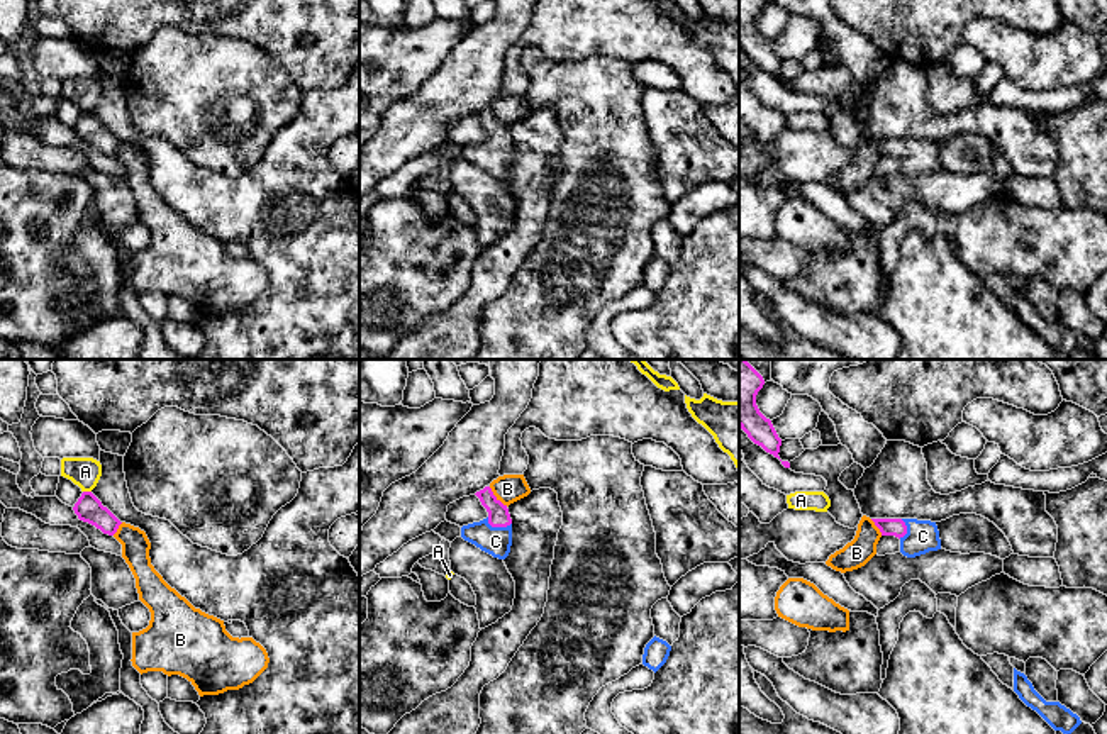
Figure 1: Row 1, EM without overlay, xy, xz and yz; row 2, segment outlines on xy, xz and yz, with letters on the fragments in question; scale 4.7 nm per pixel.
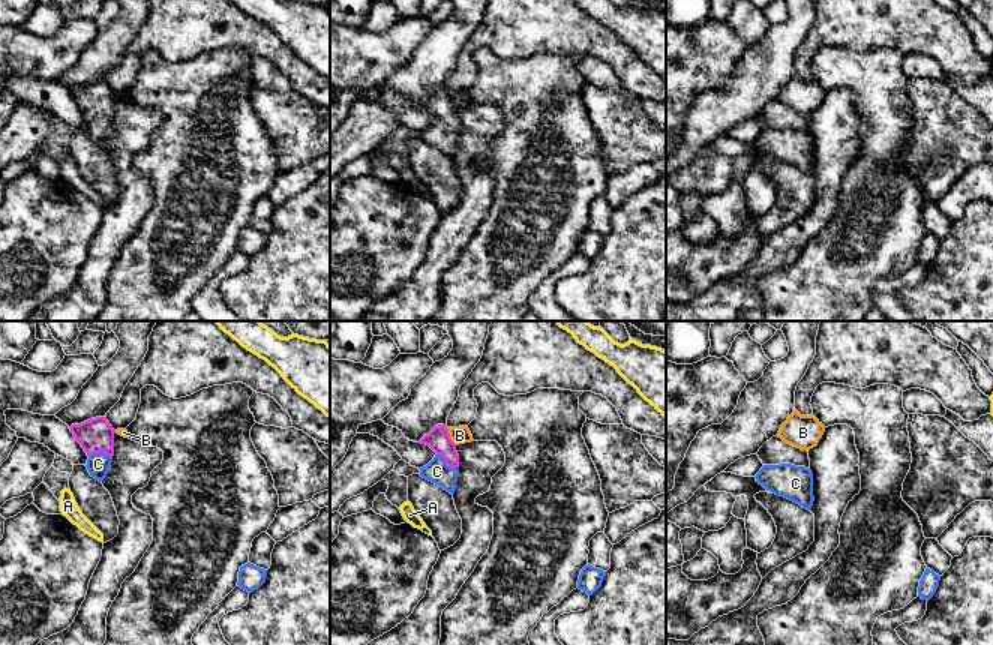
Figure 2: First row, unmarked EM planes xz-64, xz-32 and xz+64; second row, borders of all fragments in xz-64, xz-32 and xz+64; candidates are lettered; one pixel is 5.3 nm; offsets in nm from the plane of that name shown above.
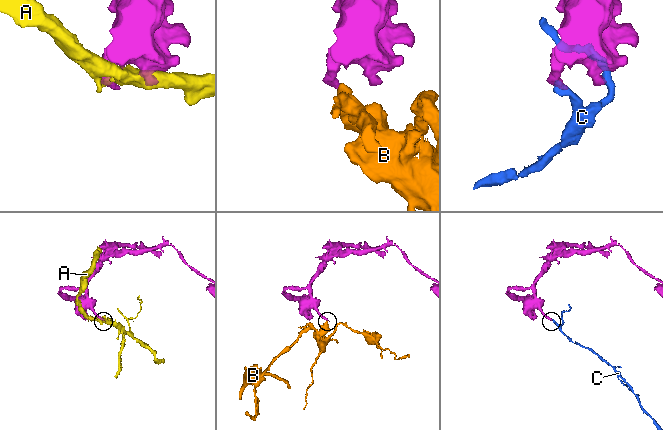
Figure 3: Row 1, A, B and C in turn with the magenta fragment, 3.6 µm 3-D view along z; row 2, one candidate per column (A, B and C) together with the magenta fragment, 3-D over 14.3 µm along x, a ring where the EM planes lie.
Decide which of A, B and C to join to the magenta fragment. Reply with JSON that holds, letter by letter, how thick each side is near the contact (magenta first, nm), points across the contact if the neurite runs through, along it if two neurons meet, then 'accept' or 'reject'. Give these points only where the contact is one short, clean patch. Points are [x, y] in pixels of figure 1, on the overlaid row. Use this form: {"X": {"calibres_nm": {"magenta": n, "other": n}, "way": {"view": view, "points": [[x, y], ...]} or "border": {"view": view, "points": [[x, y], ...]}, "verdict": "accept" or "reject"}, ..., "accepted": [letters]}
{"A": {"calibres_nm": {"magenta": 130, "other": 140}, "border": {"view": "xy", "points": [[83, 490], [90, 492]]}, "verdict": "reject"}, "B": {"calibres_nm": {"magenta": 100, "other": 140}, "border": {"view": "xz", "points": [[489, 487], [507, 506]]}, "verdict": "reject"}, "C": {"calibres_nm": {"magenta": 100, "other": 140}, "way": {"view": "xz", "points": [[499, 516], [497, 526], [495, 541]]}, "verdict": "accept"}, "accepted": ["C"]}

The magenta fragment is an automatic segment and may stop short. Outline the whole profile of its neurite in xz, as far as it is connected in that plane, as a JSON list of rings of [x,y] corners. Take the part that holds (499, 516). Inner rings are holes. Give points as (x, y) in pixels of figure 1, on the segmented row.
[[[490,487],[475,493],[488,517],[461,527],[461,537],[493,558],[505,559],[512,546],[512,519]]]

